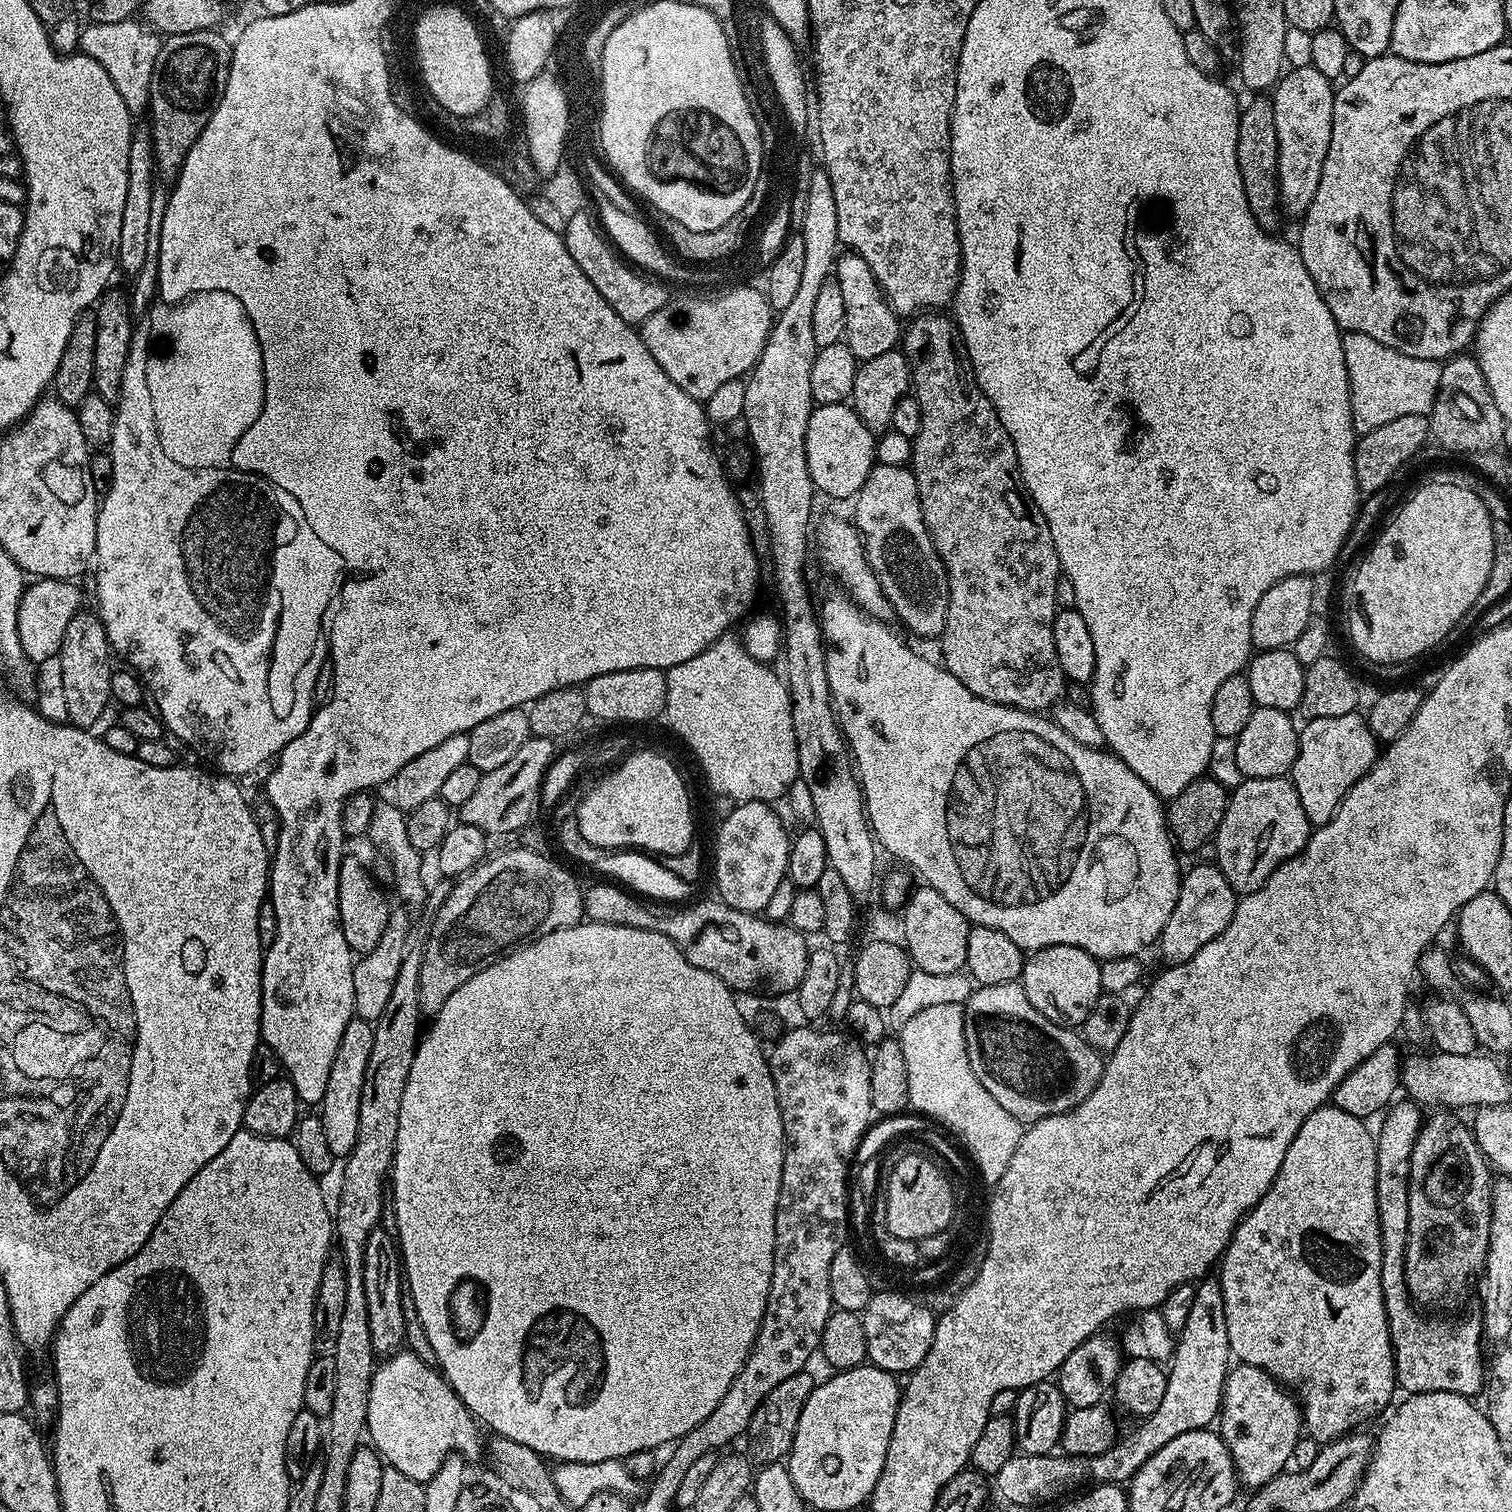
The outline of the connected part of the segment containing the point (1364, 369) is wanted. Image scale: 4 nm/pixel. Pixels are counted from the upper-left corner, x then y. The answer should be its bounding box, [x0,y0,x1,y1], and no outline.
[1342,331,1443,435]

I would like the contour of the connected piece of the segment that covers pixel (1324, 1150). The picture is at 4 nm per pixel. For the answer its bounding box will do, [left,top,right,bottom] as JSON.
[1218,1106,1398,1442]

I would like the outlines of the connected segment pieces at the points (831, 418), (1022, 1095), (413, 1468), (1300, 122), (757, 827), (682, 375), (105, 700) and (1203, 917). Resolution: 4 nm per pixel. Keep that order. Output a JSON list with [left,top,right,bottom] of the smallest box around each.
[[806,403,876,500],[963,980,1105,1126],[366,1350,482,1482],[1271,68,1336,218],[716,800,790,914],[639,291,774,402],[60,610,114,730],[1158,863,1237,965]]

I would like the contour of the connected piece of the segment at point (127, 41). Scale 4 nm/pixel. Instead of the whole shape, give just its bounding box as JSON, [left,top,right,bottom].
[79,18,161,118]

